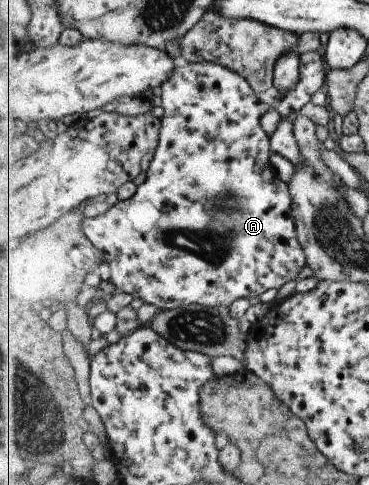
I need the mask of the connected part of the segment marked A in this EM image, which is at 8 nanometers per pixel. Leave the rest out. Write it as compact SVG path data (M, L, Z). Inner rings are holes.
M187 62L182 67L177 67L173 74L170 76L168 81L165 81L159 89L159 94L162 99L162 107L164 115L161 118L162 127L161 127L161 136L159 141L159 146L157 147L157 152L155 153L154 159L152 160L150 169L146 172L145 182L139 186L137 189L136 195L127 200L118 201L114 206L112 206L105 214L98 216L97 218L85 218L85 232L86 235L90 238L90 241L93 241L93 244L101 251L103 260L105 260L111 269L111 276L109 284L120 289L121 292L129 293L135 298L142 299L145 303L155 305L156 308L161 310L173 310L176 308L181 308L182 306L187 306L190 304L202 304L205 306L212 307L231 307L231 305L239 299L252 297L260 297L264 295L266 291L270 291L272 288L280 289L283 285L286 285L289 281L297 281L300 277L300 271L304 269L306 264L306 255L305 249L302 247L301 241L298 237L296 222L292 213L292 198L289 190L289 182L285 183L278 177L278 172L276 172L276 167L272 166L270 163L270 154L272 153L271 149L271 139L270 135L266 133L266 130L262 127L261 119L262 116L270 109L267 104L261 103L256 97L256 92L254 88L250 85L250 82L242 77L239 73L236 73L234 70L231 70L225 65L214 63L214 62Z

